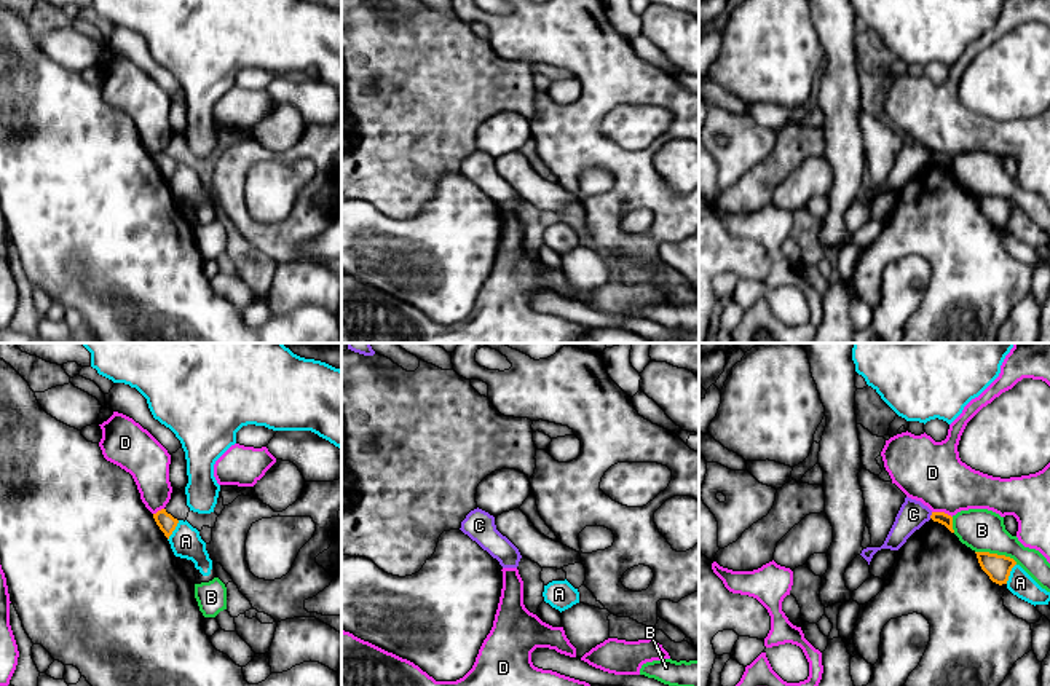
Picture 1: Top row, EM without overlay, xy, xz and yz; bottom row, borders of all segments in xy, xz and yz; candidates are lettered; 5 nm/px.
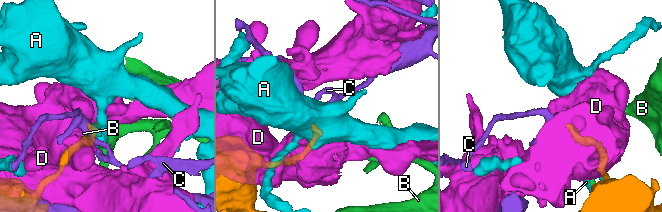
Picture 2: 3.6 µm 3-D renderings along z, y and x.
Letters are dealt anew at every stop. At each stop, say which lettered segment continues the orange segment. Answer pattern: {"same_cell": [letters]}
{"same_cell": []}

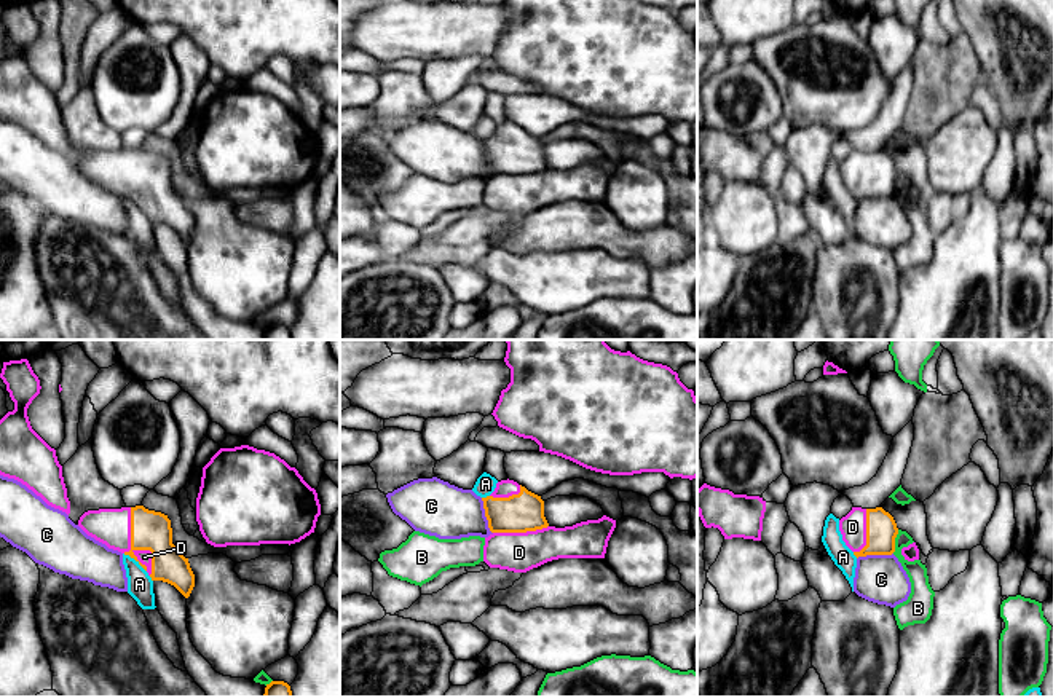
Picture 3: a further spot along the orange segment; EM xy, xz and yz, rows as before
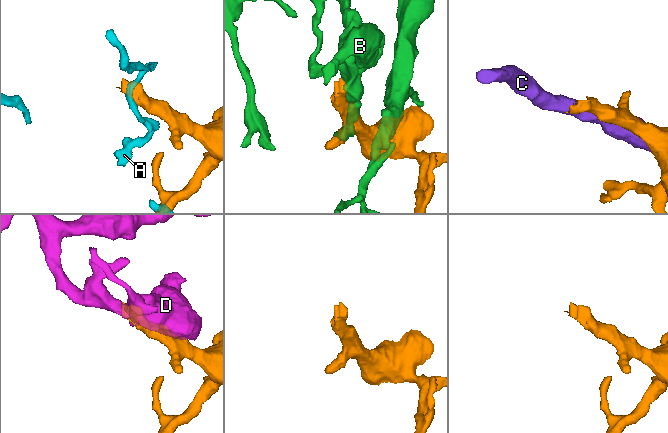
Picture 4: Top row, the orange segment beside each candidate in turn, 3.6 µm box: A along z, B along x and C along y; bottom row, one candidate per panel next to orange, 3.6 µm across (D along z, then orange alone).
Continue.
{"same_cell": ["D"]}

